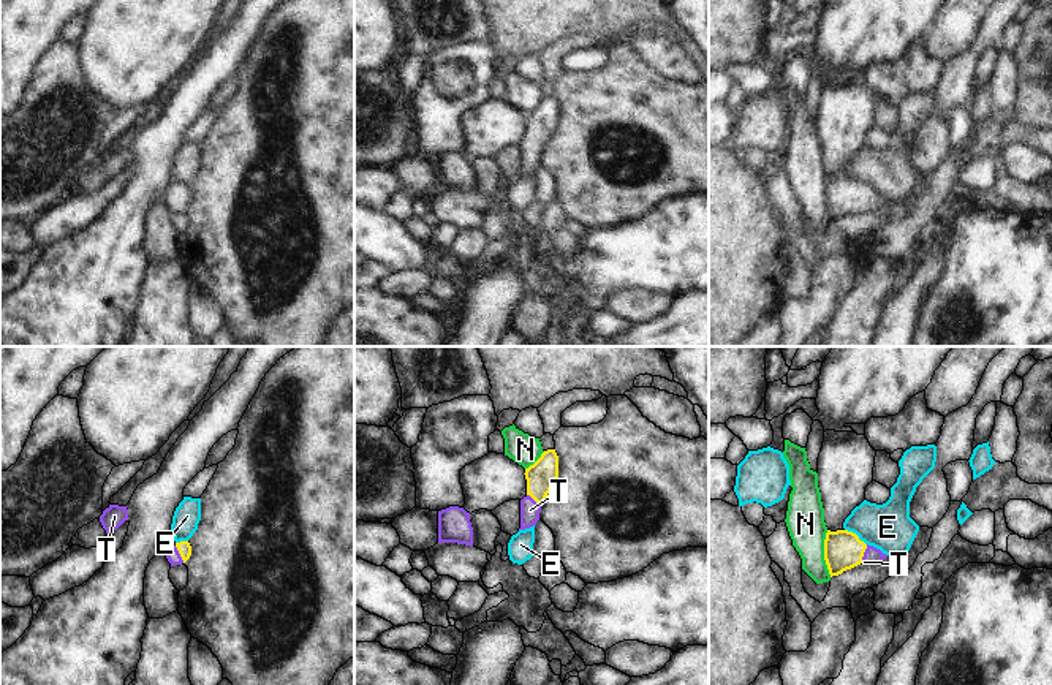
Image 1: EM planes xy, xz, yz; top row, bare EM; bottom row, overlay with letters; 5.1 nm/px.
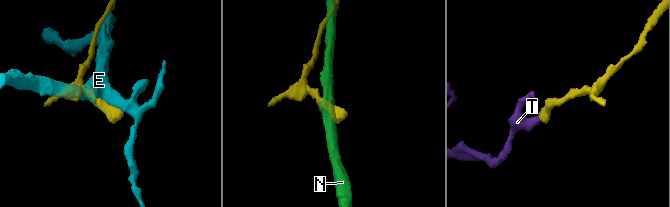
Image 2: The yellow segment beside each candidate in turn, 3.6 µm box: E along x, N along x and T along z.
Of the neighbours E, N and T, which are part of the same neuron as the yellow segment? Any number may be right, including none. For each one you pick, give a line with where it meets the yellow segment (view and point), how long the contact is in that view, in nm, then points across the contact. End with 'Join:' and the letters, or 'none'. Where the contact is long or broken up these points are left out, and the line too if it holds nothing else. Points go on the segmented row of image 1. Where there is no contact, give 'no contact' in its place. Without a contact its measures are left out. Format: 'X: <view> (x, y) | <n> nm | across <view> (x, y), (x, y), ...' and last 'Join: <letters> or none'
T: yz (862, 554) | 100 nm | across yz (843, 549), (862, 554), (872, 556)
Join: T

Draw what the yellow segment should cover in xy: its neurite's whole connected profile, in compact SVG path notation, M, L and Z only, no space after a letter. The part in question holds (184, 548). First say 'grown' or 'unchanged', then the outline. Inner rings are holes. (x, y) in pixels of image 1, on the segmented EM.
grown | M188 541L176 543L172 551L166 555L171 566L185 563L191 555L191 546Z

